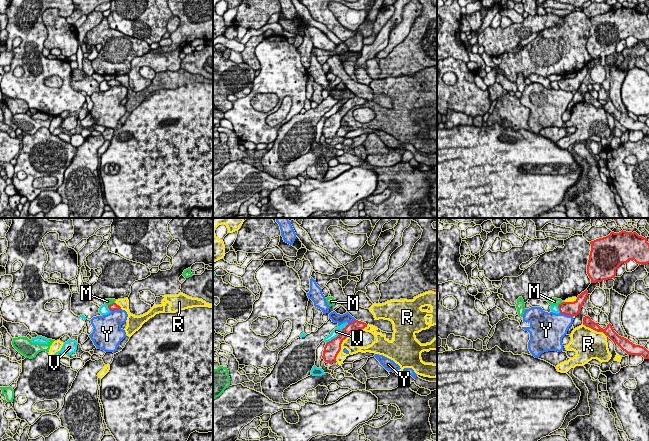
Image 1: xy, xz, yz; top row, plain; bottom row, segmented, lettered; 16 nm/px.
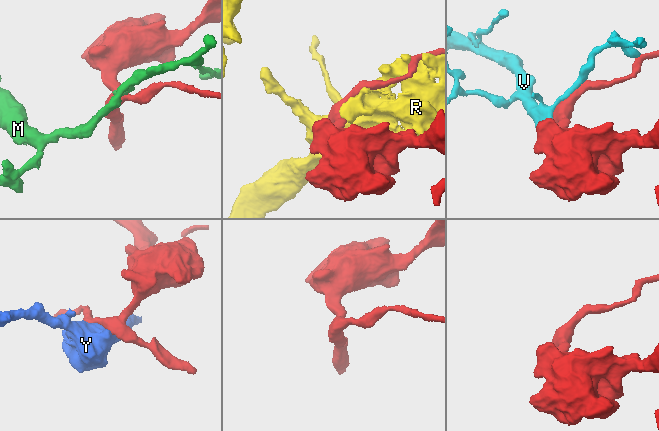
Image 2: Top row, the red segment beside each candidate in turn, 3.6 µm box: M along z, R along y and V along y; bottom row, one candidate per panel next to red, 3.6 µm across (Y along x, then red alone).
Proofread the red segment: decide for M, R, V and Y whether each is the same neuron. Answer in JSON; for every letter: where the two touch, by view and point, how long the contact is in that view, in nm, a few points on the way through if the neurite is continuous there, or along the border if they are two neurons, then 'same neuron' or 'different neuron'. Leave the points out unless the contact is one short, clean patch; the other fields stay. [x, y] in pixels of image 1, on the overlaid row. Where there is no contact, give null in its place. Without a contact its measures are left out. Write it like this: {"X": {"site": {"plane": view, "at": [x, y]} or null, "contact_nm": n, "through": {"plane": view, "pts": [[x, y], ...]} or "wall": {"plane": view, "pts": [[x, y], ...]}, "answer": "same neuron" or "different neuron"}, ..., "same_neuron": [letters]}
{"M": {"site": {"plane": "yz", "at": [561, 303]}, "contact_nm": 100, "wall": {"plane": "yz", "pts": [[562, 302], [558, 305]]}, "answer": "different neuron"}, "R": {"site": {"plane": "xz", "at": [340, 345]}, "contact_nm": 600, "answer": "different neuron"}, "V": {"site": {"plane": "xz", "at": [338, 335]}, "contact_nm": 500, "answer": "different neuron"}, "Y": {"site": {"plane": "yz", "at": [566, 314]}, "contact_nm": 220, "answer": "different neuron"}, "same_neuron": []}

